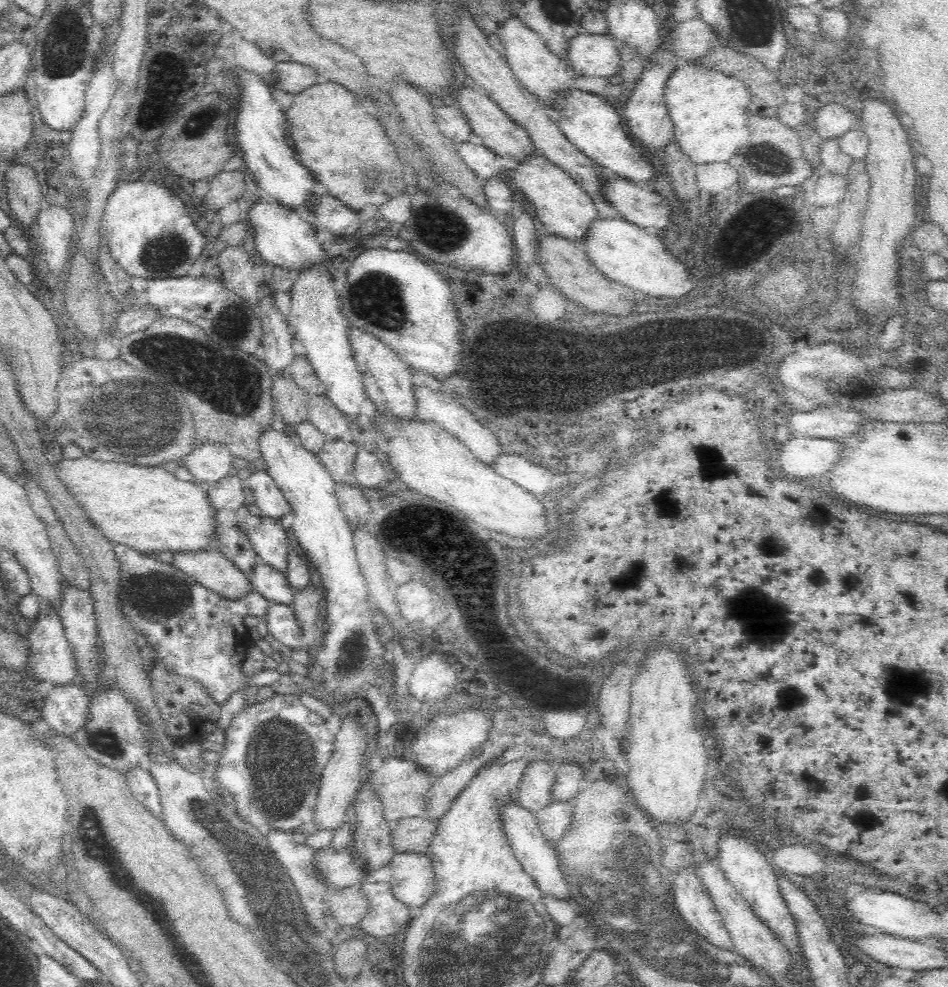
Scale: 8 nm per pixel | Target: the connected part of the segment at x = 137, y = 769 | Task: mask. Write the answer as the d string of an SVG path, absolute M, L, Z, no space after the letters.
M136 764L128 768L124 776L136 800L148 808L154 817L160 817L162 810L160 793L152 773Z

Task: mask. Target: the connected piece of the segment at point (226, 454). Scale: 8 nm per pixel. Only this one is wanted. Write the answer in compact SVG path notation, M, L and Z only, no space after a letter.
M208 443L194 449L179 465L186 467L197 485L207 488L214 484L224 480L223 478L228 477L230 470L232 470L232 460L234 457L230 454L230 451L222 444Z

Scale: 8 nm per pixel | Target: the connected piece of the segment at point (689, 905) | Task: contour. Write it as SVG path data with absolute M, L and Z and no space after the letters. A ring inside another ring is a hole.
M690 869L673 876L673 903L681 918L704 940L726 951L734 951L731 939L720 913L704 891L700 879Z

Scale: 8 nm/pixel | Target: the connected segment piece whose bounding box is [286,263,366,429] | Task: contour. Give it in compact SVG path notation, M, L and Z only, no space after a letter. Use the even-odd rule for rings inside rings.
M320 263L316 267L305 267L296 273L297 277L289 290L291 309L286 316L287 323L304 348L314 373L324 385L324 396L342 412L353 428L360 415L360 405L365 399L364 381L355 363L348 339L348 319L342 314L339 301L339 283L333 279L328 268Z

